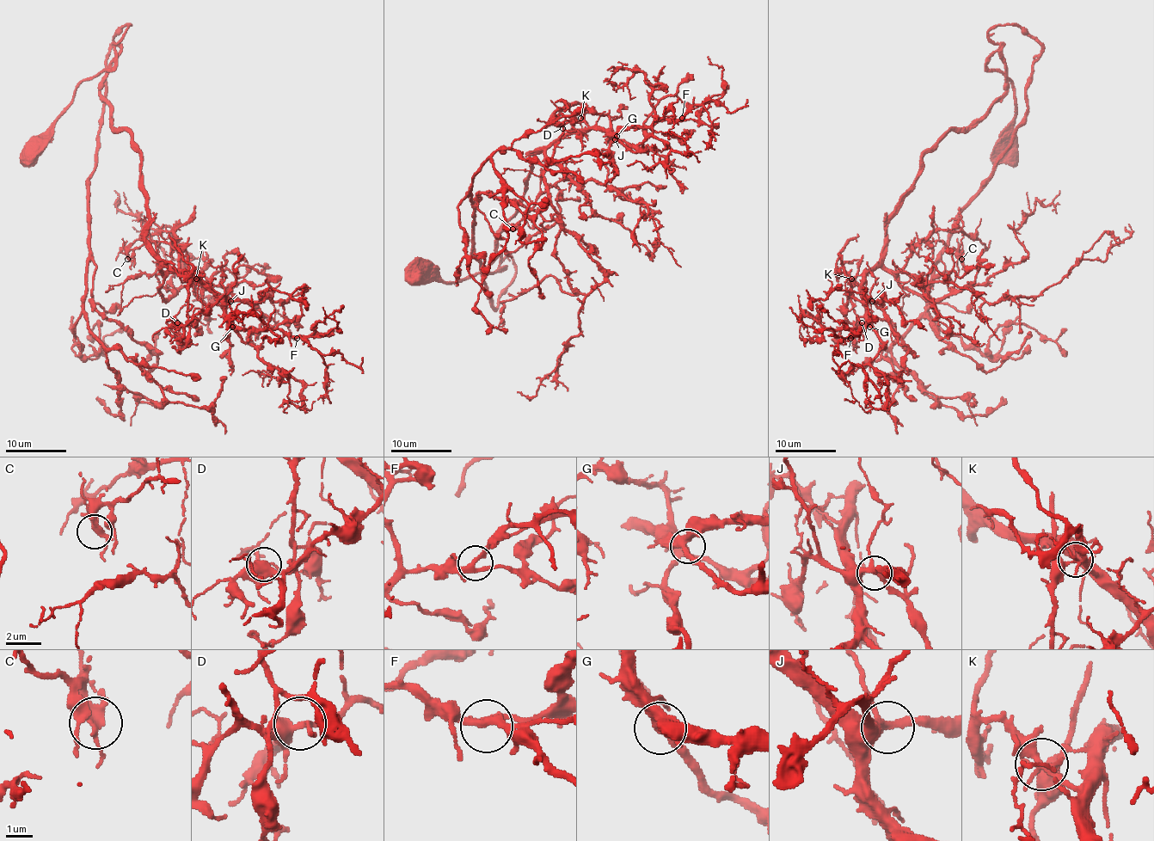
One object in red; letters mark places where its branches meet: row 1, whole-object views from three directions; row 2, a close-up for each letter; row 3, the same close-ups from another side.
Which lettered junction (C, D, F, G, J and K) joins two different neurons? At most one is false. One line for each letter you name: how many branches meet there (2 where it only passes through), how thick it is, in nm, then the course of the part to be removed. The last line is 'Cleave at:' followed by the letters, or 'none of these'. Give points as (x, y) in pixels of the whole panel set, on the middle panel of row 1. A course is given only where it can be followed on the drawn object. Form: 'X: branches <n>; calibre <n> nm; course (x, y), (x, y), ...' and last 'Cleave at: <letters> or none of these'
K: branches 6; calibre 200 nm; course (580, 118), (579, 120), (573, 116), (573, 122), (567, 120), (556, 125)
Cleave at: K

